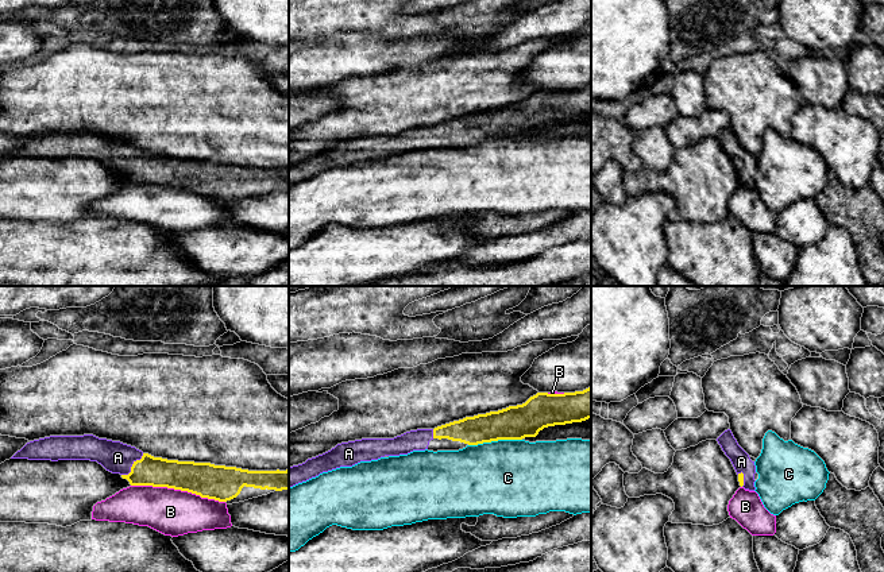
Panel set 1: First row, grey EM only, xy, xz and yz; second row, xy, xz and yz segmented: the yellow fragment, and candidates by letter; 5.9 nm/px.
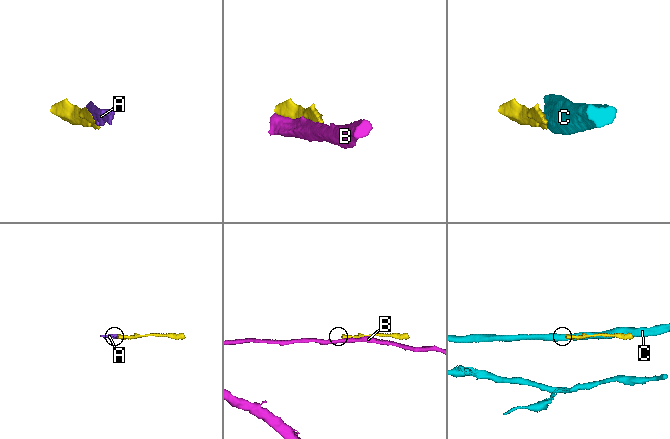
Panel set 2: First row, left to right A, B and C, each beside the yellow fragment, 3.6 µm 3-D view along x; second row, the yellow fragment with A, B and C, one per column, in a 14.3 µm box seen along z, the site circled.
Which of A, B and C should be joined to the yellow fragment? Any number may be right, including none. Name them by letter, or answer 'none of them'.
A

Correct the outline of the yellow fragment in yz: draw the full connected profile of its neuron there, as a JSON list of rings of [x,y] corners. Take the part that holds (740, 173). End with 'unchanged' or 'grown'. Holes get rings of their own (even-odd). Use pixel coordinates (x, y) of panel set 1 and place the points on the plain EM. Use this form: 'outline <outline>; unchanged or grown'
outline [[[730,127],[725,128],[718,136],[725,152],[730,156],[737,173],[740,183],[745,188],[754,189],[756,163],[749,152],[738,143]]]; grown

